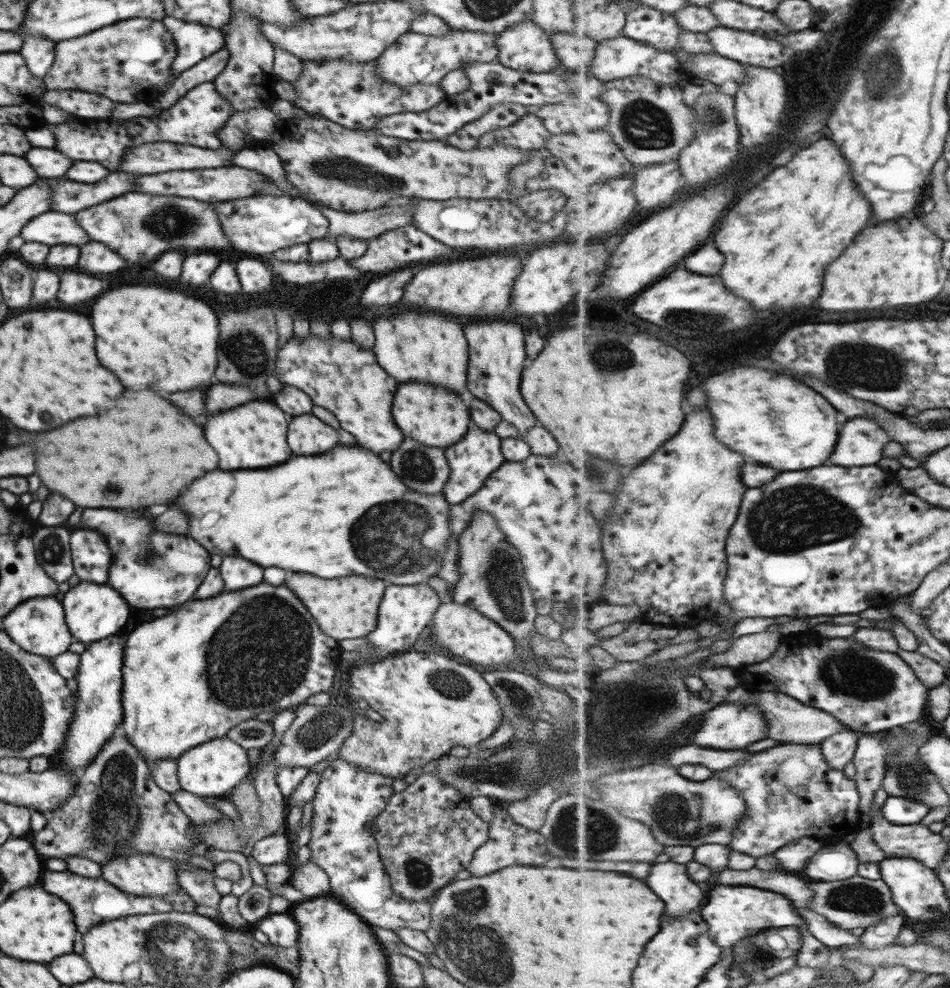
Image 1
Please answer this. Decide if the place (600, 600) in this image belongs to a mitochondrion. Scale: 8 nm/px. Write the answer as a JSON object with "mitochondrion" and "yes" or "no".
{"mitochondrion":"no"}

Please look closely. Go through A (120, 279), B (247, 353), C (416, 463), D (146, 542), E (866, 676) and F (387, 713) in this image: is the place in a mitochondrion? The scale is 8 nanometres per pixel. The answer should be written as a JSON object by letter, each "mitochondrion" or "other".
{"A":"other","B":"mitochondrion","C":"mitochondrion","D":"mitochondrion","E":"mitochondrion","F":"other"}

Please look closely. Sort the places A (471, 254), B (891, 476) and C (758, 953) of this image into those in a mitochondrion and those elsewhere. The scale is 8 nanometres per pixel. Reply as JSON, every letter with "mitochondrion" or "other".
{"A":"other","B":"other","C":"mitochondrion"}

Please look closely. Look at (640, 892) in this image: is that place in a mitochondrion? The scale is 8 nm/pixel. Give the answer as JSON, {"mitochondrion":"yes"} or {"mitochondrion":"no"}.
{"mitochondrion":"no"}

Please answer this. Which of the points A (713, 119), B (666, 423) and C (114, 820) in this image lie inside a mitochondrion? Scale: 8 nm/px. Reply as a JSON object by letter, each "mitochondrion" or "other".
{"A":"mitochondrion","B":"other","C":"mitochondrion"}

